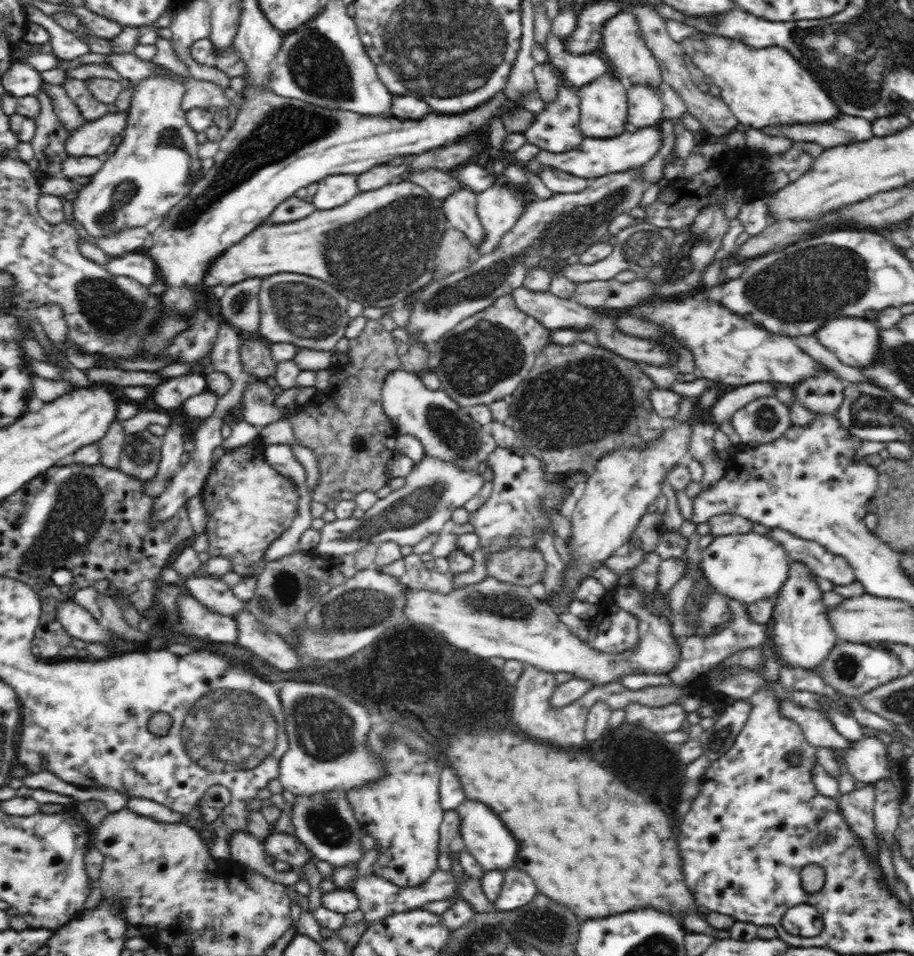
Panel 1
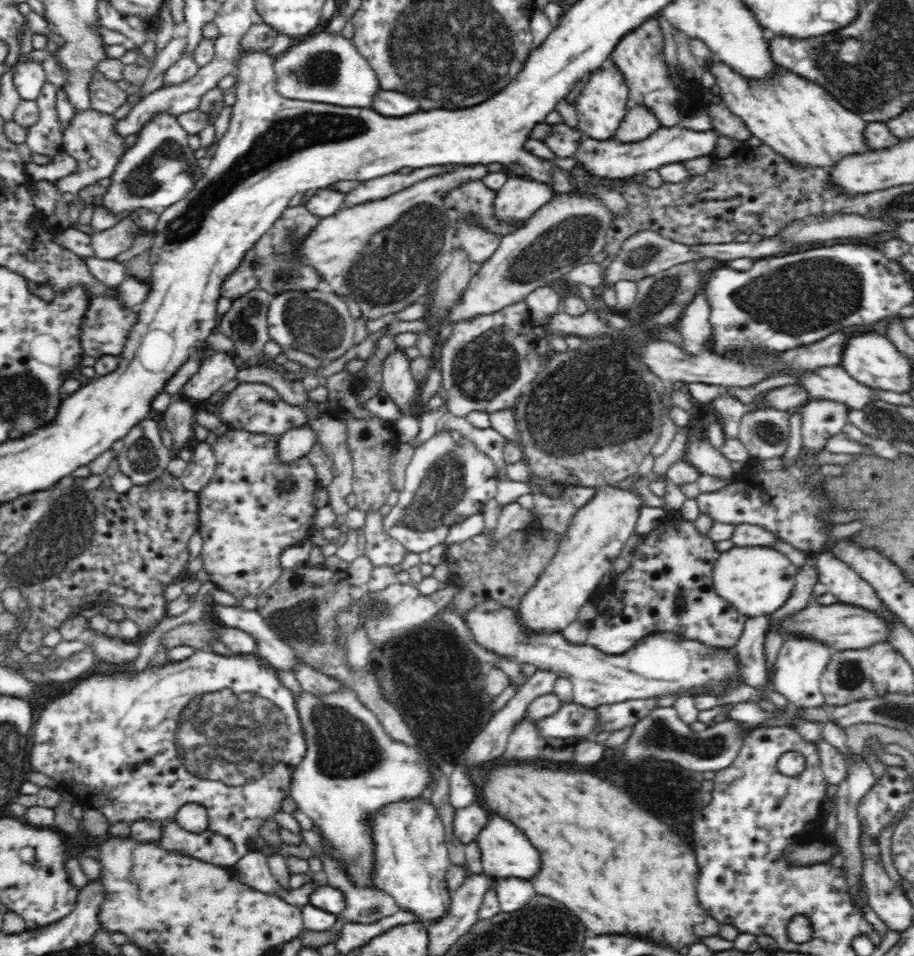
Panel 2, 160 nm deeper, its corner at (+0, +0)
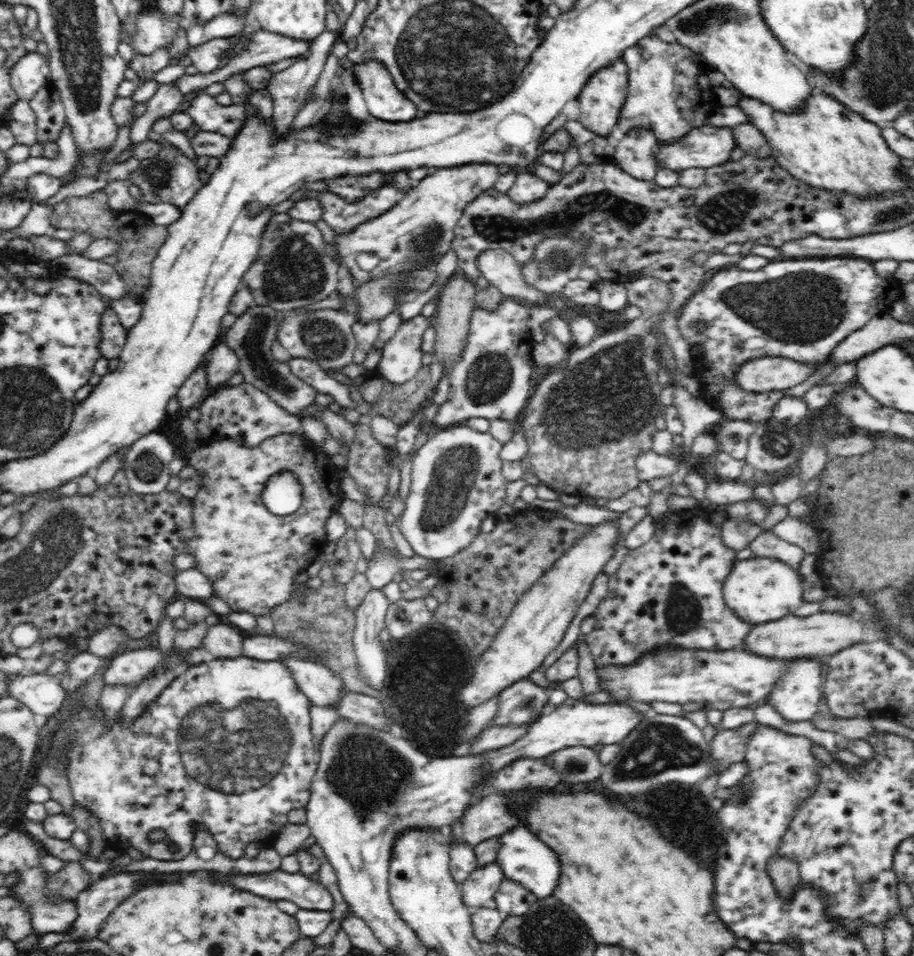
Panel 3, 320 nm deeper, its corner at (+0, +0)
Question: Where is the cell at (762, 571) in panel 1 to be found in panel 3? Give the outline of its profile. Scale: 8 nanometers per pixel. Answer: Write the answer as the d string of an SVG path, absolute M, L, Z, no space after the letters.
M752 556L751 559L737 560L723 583L725 604L740 619L751 625L780 620L792 615L805 604L801 577L791 566L775 558Z

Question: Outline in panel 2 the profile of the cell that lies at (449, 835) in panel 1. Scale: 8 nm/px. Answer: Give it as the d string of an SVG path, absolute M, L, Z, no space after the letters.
M474 803L461 809L455 809L455 818L452 826L456 838L460 839L460 842L465 845L469 842L476 841L480 830L484 830L484 826L488 824L489 813L479 803Z

